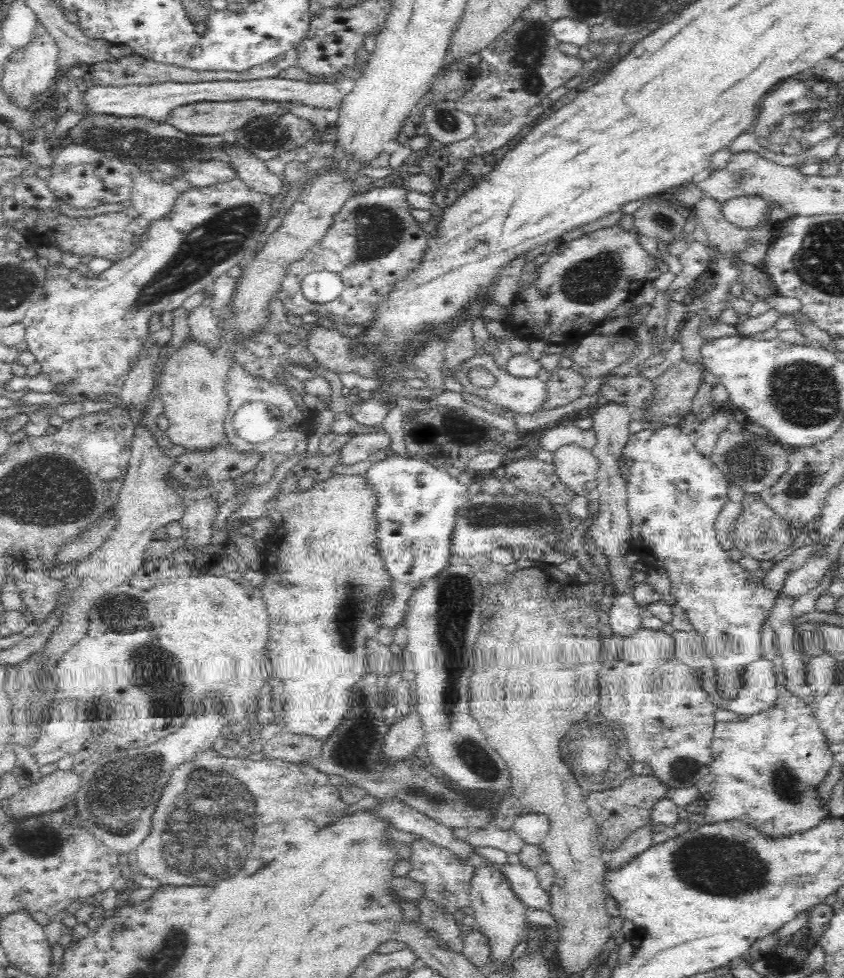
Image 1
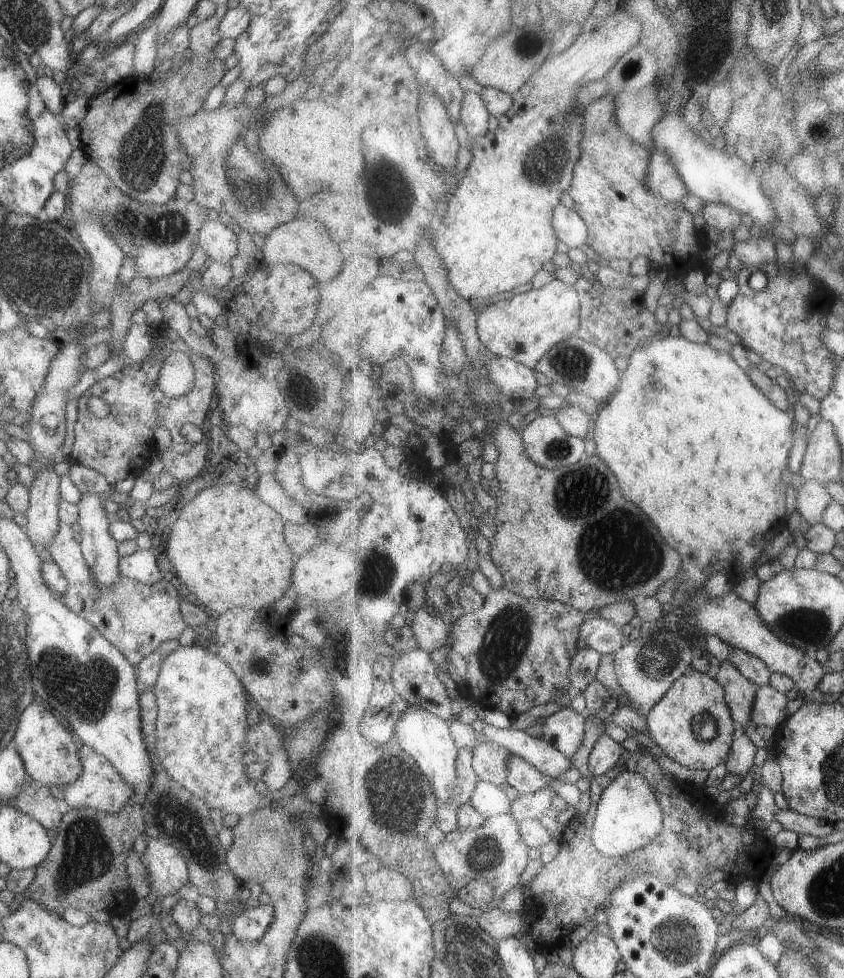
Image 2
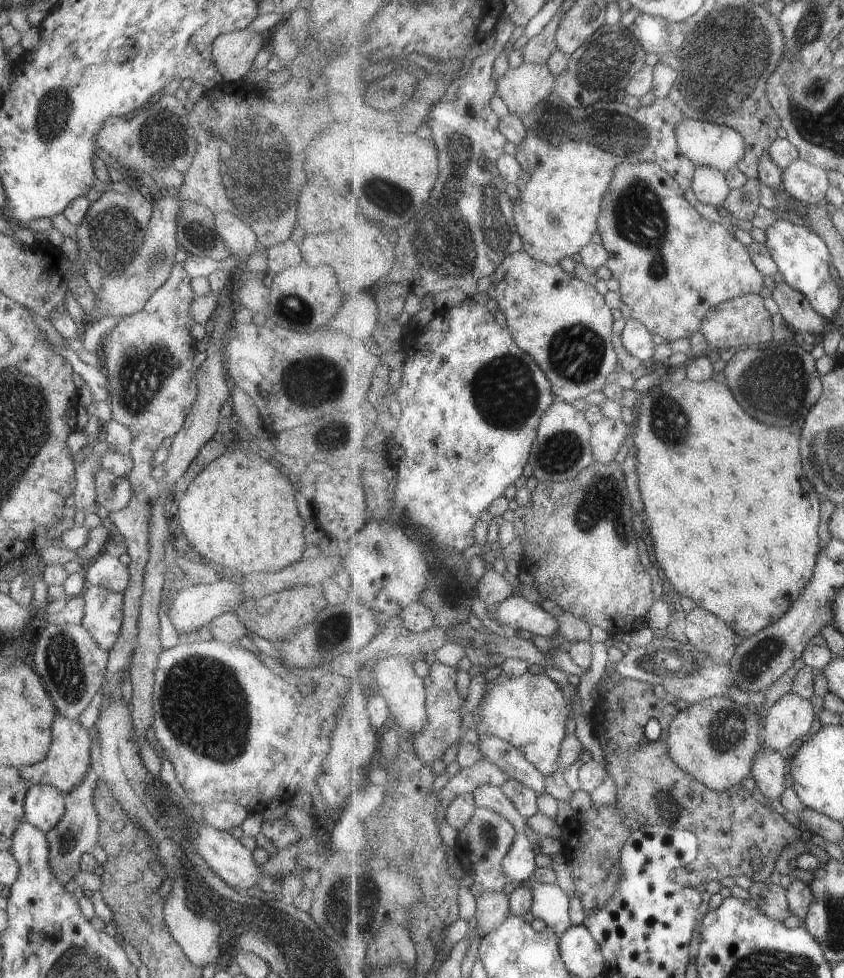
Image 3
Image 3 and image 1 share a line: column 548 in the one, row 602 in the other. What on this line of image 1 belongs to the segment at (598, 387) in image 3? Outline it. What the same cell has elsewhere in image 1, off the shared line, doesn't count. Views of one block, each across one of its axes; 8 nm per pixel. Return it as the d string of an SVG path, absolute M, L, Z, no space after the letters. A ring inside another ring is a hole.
M334 474L326 481L314 482L308 491L296 491L274 496L267 504L267 514L274 519L276 534L276 546L280 548L276 552L276 564L270 566L270 574L265 574L261 591L263 601L270 615L270 657L272 666L272 677L279 678L284 683L284 709L283 723L284 729L296 735L311 736L314 740L324 744L334 730L342 724L346 714L353 710L353 687L366 675L366 640L377 636L380 627L374 623L377 602L374 606L374 594L377 594L386 587L389 587L391 578L389 573L383 568L381 558L377 556L375 550L375 518L373 518L373 506L375 505L375 494L365 488L363 476Z

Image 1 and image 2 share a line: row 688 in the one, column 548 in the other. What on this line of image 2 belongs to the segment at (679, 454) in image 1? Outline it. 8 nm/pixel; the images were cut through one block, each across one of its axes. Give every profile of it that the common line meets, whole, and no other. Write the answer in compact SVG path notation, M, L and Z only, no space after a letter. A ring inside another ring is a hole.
M571 707L561 709L545 720L542 737L572 758L585 741L585 718Z

